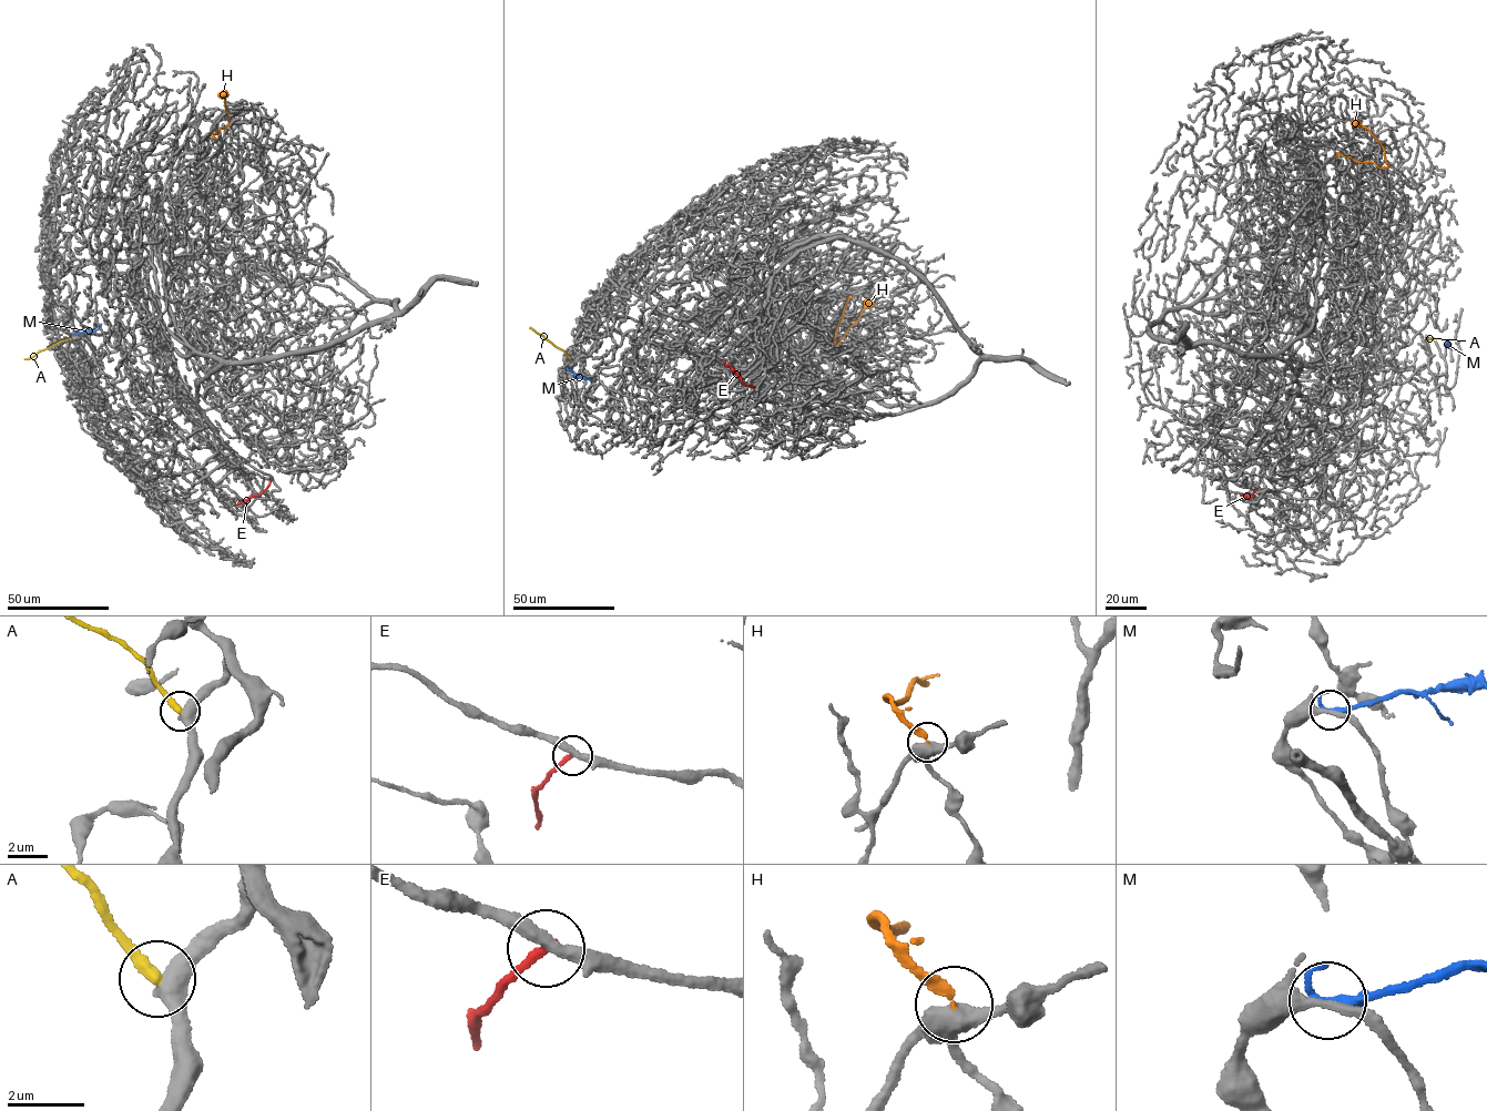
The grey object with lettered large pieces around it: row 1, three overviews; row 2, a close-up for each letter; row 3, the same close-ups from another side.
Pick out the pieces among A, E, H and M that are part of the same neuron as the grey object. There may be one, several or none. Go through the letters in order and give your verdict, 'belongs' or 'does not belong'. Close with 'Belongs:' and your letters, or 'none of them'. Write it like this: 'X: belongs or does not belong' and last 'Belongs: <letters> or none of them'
A: does not belong
E: does not belong
H: does not belong
M: does not belong
Belongs: none of them

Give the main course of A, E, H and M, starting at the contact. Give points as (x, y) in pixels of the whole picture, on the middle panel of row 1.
A: (569, 357), (529, 327)
E: (753, 388), (741, 381), (725, 360)
H: (851, 298), (849, 295), (838, 322), (836, 344), (871, 299)
M: (567, 368), (591, 383)

